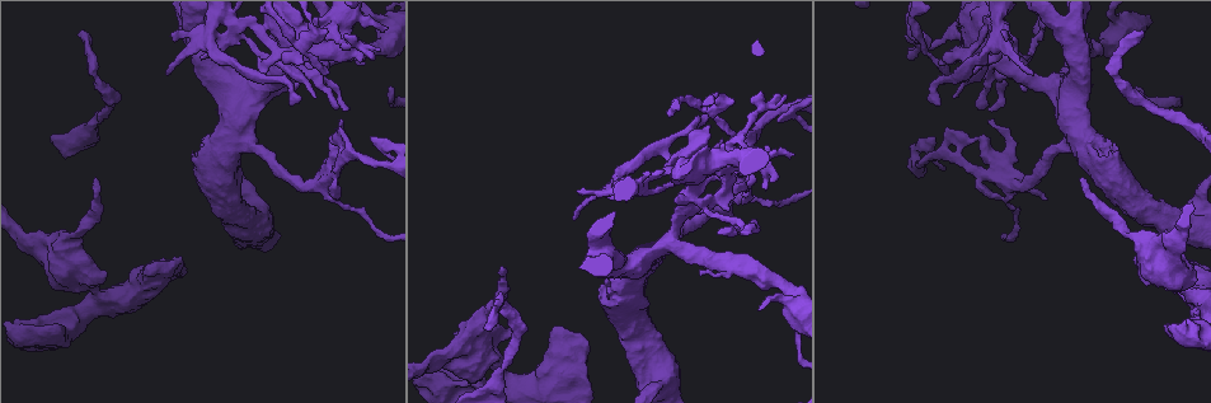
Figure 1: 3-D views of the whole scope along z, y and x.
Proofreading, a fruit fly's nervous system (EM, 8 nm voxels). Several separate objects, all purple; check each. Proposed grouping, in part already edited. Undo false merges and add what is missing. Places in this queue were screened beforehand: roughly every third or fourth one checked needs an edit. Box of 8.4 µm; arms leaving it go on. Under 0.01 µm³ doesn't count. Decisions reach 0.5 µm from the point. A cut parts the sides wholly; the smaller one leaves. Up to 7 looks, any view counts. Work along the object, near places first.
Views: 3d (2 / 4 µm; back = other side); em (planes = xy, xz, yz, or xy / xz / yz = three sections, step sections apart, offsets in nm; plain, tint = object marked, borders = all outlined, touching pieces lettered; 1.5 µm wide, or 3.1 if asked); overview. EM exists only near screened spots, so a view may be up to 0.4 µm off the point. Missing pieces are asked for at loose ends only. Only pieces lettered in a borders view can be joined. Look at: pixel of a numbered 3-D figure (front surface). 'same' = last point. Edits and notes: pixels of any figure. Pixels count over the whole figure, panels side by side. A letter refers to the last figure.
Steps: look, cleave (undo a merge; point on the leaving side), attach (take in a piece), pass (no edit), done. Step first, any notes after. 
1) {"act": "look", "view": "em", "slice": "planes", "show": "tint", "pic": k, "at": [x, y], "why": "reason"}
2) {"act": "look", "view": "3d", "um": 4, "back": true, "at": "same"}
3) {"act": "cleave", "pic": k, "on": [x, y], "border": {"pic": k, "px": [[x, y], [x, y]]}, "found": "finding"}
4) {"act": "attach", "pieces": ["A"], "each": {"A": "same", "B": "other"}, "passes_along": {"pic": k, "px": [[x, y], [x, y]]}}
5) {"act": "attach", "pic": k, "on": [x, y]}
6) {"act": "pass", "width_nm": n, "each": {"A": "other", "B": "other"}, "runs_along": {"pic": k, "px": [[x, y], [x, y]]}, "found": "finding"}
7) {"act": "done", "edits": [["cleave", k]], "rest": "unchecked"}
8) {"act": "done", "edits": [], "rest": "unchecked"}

{"act": "look", "view": "em", "slice": "planes", "show": "borders", "pic": 1, "at": [204, 43], "why": "calibre changes"}

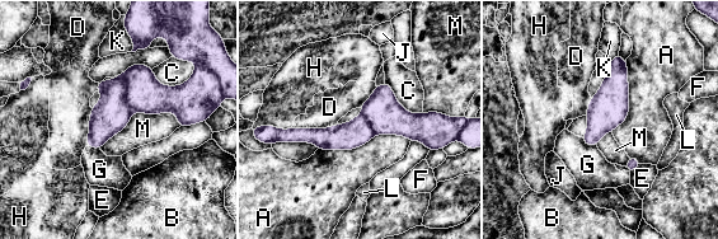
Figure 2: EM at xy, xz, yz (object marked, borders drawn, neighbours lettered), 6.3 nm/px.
{"act": "pass", "each": {"A": "other", "B": "other", "C": "other", "D": "other", "E": "other", "F": "other", "G": "other", "H": "other", "J": "other", "K": "other", "L": "other", "M": "other"}, "runs_along": {"pic": 2, "px": [[431, 130], [290, 136]]}, "found": "continuous, no second cell"}

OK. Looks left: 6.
{"act": "look", "view": "3d", "um": 4, "pic": 1, "at": [1143, 31]}

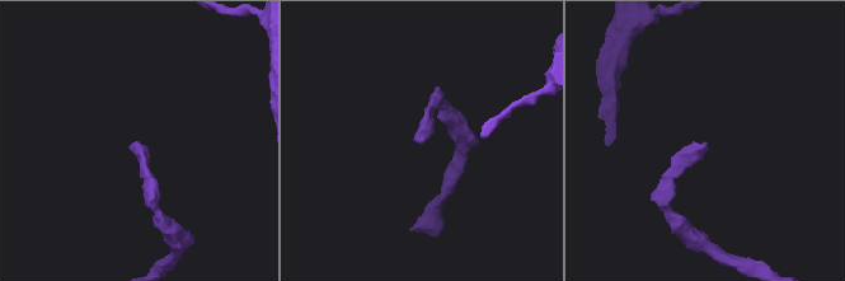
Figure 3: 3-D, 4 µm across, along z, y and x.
{"act": "look", "view": "em", "slice": "yz", "step": 8, "show": "tint", "pic": 3, "at": [135, 148], "why": "need the tissue"}

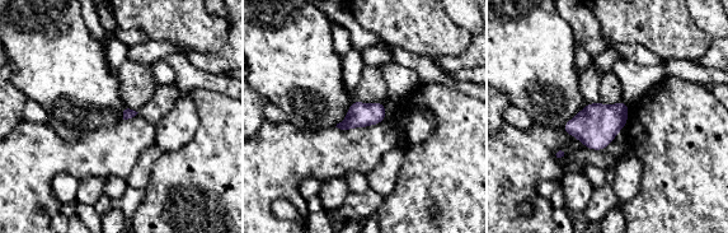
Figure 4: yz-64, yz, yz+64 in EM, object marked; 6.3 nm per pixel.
{"act": "look", "view": "em", "slice": "planes", "show": "borders", "at": "same", "why": "cut it another way"}

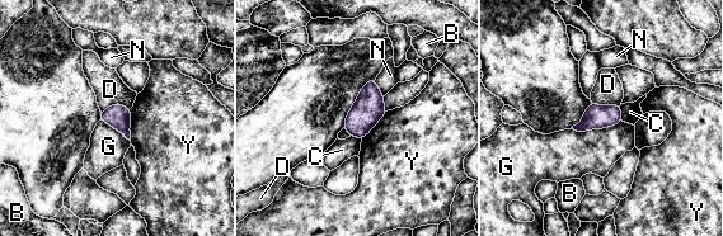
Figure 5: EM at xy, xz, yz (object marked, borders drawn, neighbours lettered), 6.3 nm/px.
{"act": "pass", "each": {"B": "other", "C": "other", "D": "other", "G": "other", "N": "other", "Y": "other"}, "border": {"pic": 5, "px": [[621, 121], [585, 131], [571, 128]]}, "found": "none of them fits"}

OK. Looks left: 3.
{"act": "look", "view": "3d", "um": 4, "pic": 1, "at": [1080, 181], "why": "branch stops here"}

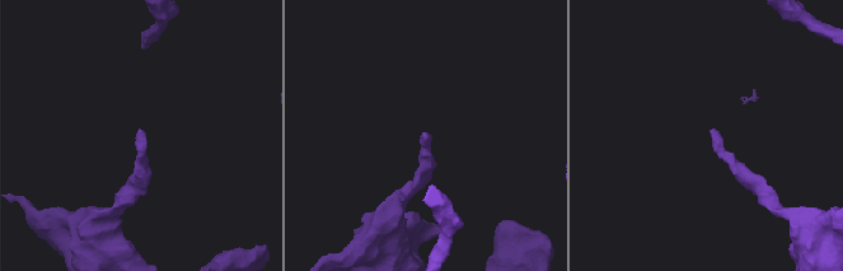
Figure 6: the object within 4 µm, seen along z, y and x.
{"act": "look", "view": "em", "slice": "yz", "step": 8, "show": "borders", "pic": 6, "at": [714, 129], "why": "shape alone is not enough"}

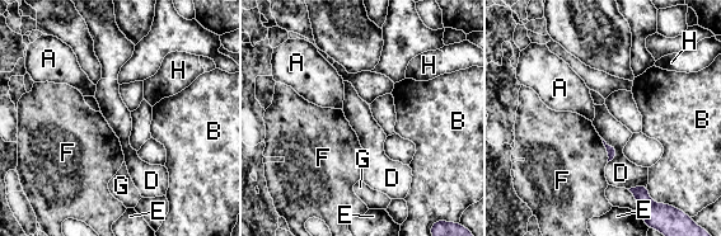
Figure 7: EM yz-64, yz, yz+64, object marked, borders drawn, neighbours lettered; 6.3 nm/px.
{"act": "pass", "each": {"A": "other", "B": "other", "D": "other", "E": "other", "F": "other", "G": "other", "H": "other"}, "border": {"pic": 7, "px": [[602, 137], [618, 152], [608, 163]]}, "found": "none of them fits"}

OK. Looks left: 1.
{"act": "done", "edits": [], "rest": "unchecked"}

